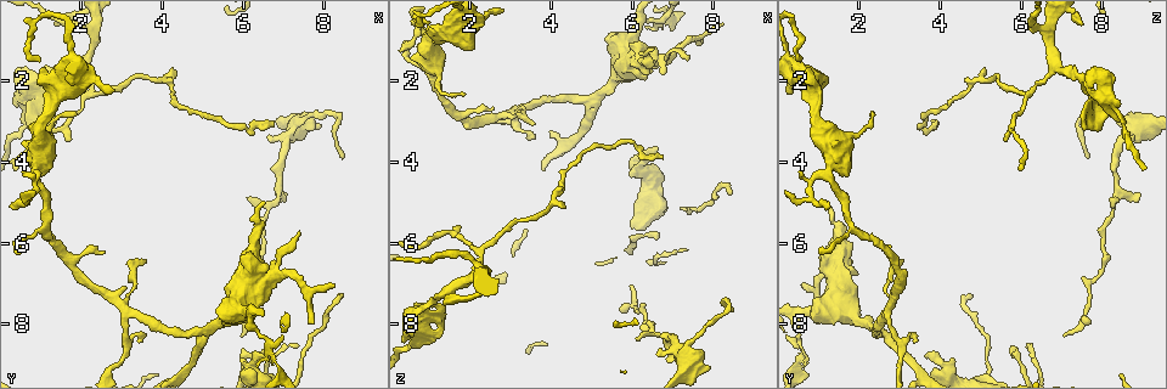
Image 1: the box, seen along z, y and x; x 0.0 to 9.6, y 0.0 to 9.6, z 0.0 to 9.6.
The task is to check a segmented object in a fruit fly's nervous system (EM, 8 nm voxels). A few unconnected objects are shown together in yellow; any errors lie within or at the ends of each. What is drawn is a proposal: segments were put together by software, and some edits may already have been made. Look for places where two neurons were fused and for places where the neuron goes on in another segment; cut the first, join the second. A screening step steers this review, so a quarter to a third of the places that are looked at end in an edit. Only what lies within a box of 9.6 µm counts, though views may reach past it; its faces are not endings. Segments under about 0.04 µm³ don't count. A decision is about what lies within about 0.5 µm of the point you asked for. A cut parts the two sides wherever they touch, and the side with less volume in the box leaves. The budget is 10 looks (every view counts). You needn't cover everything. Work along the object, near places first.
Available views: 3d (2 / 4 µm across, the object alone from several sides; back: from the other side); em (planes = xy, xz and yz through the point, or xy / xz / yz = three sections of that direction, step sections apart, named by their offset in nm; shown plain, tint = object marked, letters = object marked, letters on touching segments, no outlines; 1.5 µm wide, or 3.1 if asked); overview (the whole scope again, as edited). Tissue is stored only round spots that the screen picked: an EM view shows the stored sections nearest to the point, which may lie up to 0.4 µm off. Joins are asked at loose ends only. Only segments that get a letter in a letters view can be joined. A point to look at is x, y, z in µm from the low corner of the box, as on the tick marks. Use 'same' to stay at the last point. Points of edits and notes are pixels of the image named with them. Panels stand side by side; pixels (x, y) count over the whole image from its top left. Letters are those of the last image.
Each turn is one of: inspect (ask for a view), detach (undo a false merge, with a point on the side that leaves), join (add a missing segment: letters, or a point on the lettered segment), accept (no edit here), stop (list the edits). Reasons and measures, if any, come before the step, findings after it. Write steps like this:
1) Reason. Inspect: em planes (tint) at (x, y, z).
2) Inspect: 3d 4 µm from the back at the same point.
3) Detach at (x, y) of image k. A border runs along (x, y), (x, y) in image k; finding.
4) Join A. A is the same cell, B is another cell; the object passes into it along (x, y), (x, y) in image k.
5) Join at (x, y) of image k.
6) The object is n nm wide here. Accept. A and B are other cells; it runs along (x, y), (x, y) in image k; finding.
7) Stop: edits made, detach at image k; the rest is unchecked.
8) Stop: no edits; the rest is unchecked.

Inspect: 3d 4 µm at (1.35, 2.85, 8.15).

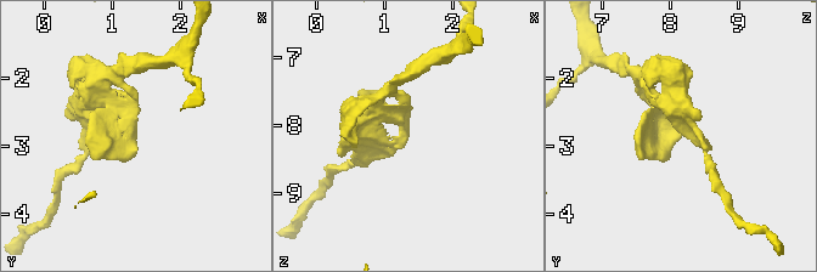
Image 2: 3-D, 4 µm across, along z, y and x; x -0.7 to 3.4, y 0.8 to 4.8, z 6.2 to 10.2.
Need the tissue. Inspect: em xy step 8 (letters) at (1.30, 2.85, 8.10).

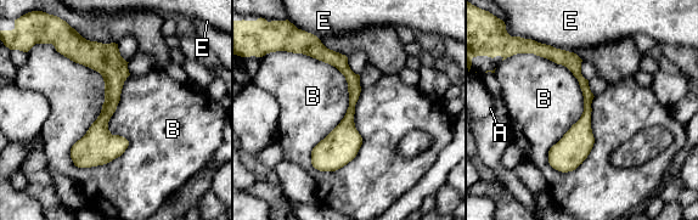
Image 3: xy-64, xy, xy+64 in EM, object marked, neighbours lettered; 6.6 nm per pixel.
Cut it another way. Inspect: em planes (letters) at the same point.

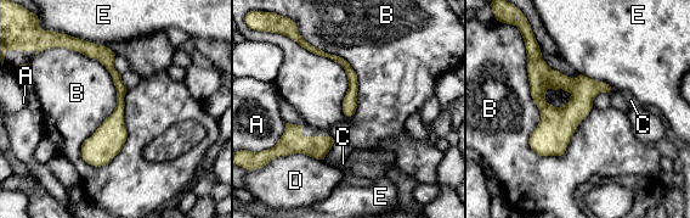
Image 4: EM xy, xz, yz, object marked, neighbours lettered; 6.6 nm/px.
The object is 100 nm wide here. Accept. A, B, C, D and E are other cells; continuous, no second neuron.

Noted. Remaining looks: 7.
Tapers out. Inspect: 3d 2 µm at (6.90, 5.00, 8.90).

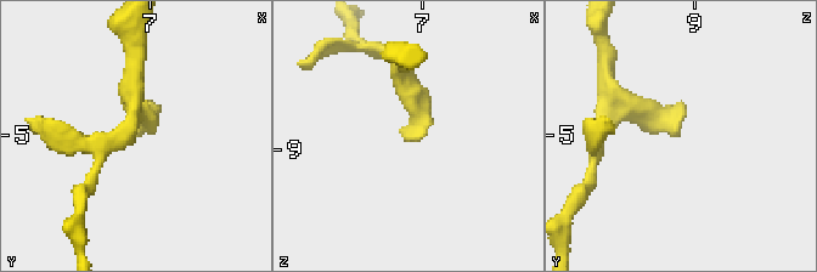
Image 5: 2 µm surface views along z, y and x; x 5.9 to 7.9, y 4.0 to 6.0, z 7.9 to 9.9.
Inspect: em yz step 8 (letters) at (6.88, 5.02, 8.84).

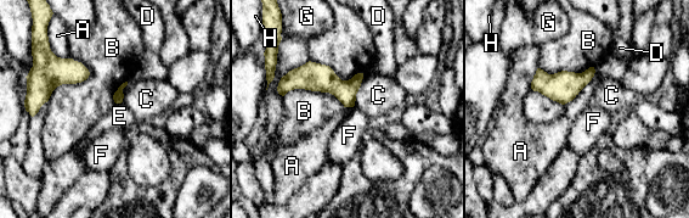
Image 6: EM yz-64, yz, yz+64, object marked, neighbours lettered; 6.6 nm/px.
Inspect: em planes (letters) at the same point.

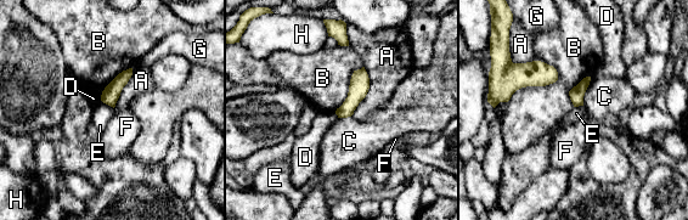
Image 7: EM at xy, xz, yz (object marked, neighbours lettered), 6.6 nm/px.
Accept. A, B, C, D, E, F, G and H are other cells; a border runs along (101, 100), (113, 108) in image 7; none of them fits.

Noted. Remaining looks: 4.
Thick turns thin. Inspect: 3d 4 µm at (6.30, 6.40, 1.60).

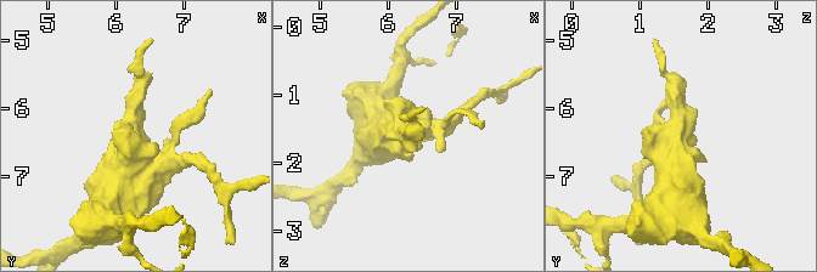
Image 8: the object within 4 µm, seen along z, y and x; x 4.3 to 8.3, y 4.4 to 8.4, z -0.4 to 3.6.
Inspect: em planes (letters) at (6.30, 6.35, 1.65).

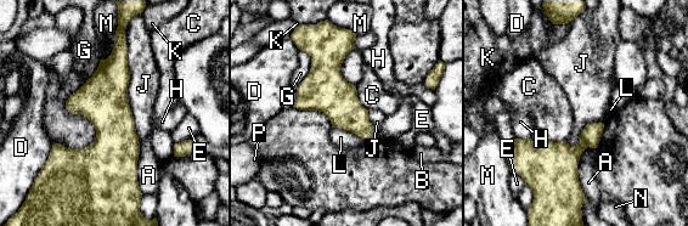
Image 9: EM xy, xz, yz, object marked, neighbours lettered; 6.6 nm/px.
Accept. A, B, C, D, E, G, H, J, K, L, M, N and P are other cells; it runs along (119, 43), (112, 74), (107, 188) in image 9; one neuron here.

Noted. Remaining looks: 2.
An open end. Inspect: 3d 2 µm at (6.75, 3.10, 3.95).

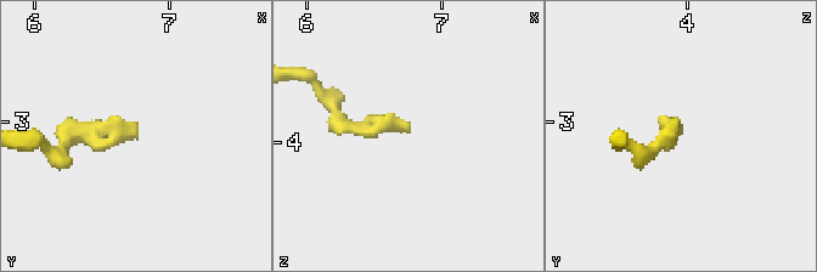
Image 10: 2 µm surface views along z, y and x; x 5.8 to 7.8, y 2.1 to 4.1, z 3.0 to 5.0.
Shape alone is not enough. Inspect: em planes (letters) at (6.74, 3.10, 3.92).

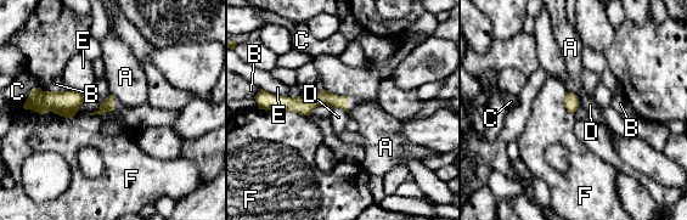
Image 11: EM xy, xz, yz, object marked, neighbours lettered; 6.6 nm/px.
Accept. A, B, C, D, E and F are other cells; a border runs along (333, 107), (339, 107), (347, 112) in image 11; no lettered segment goes on from it.

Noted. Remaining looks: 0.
Stop: no edits; the rest is unchecked.

